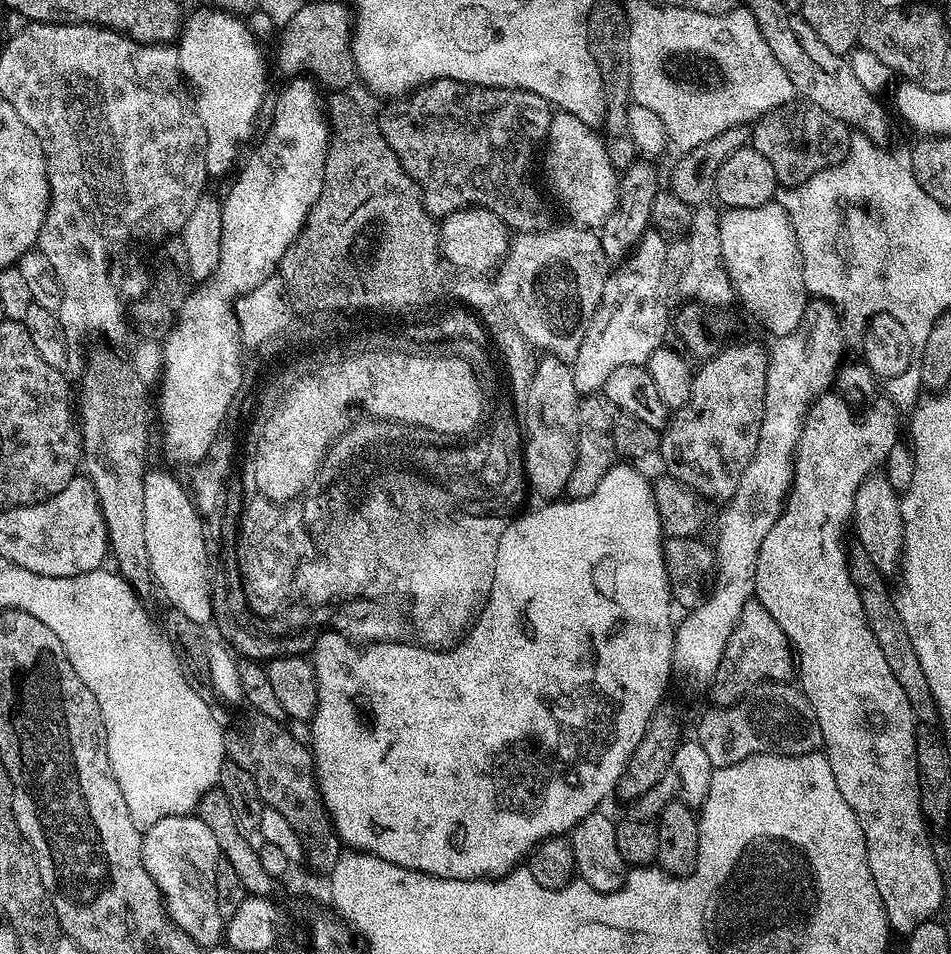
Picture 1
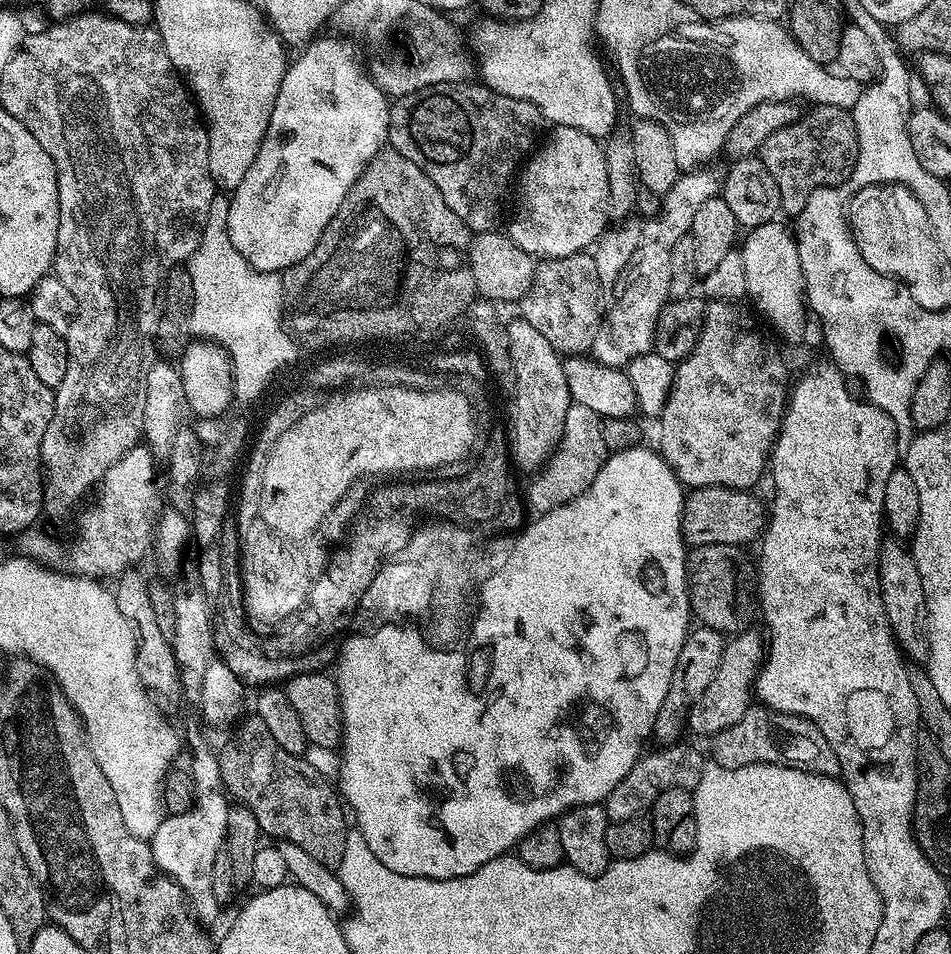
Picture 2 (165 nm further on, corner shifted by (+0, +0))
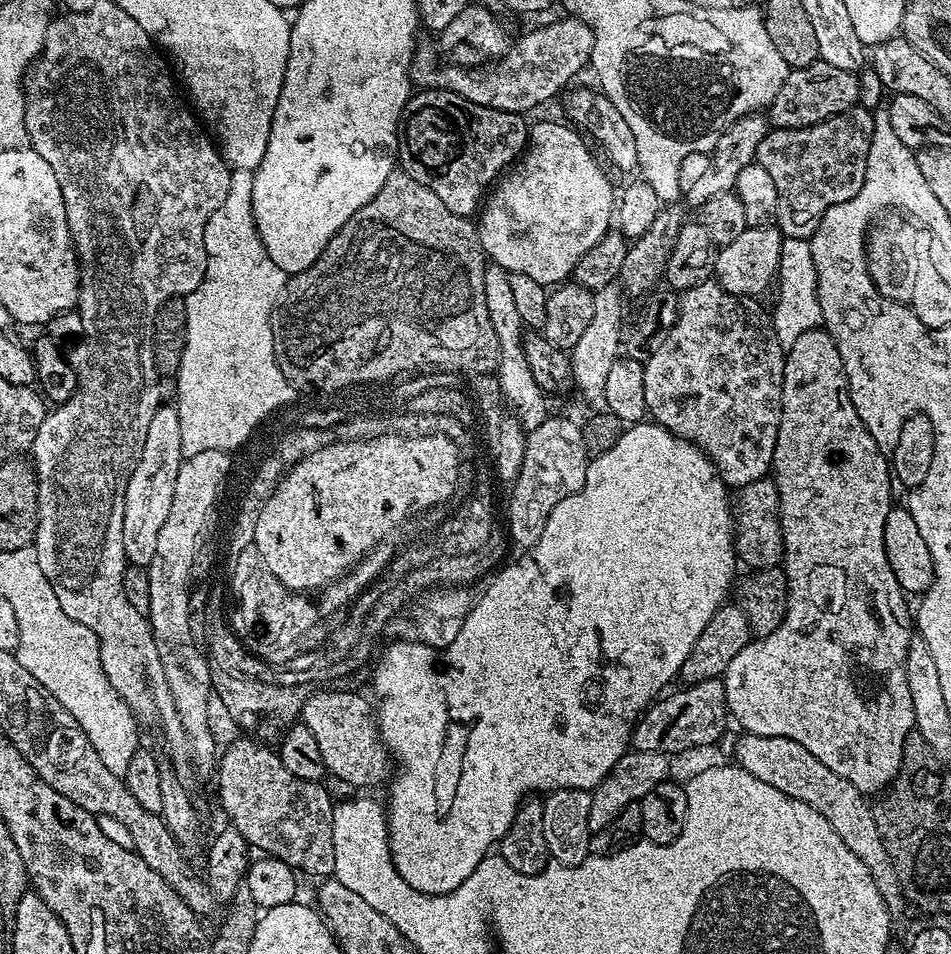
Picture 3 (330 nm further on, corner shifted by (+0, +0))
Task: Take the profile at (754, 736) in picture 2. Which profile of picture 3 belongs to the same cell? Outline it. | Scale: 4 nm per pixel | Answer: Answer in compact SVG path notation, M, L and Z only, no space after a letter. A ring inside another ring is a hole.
M740 734L736 740L735 763L746 770L746 774L754 774L754 778L766 782L766 786L774 786L774 790L782 790L782 794L798 802L806 802L806 806L818 810L818 814L822 814L828 819L830 826L834 826L848 849L864 863L866 870L870 870L874 886L878 886L878 894L882 894L882 902L889 913L897 914L896 912L906 908L900 879L878 834L876 820L872 817L873 805L864 801L867 800L865 793L846 782L846 778L834 774L830 766L818 762L818 758L814 758L814 754L810 754L810 750L802 746L802 742L794 742L790 738Z

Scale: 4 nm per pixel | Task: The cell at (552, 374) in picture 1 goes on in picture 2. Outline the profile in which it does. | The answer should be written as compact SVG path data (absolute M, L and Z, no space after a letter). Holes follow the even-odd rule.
M516 318L506 324L508 358L514 387L512 402L512 426L510 422L510 456L517 465L526 464L536 469L556 447L563 432L566 412L572 403L572 395L566 386L566 376L561 353L557 352L530 322Z

